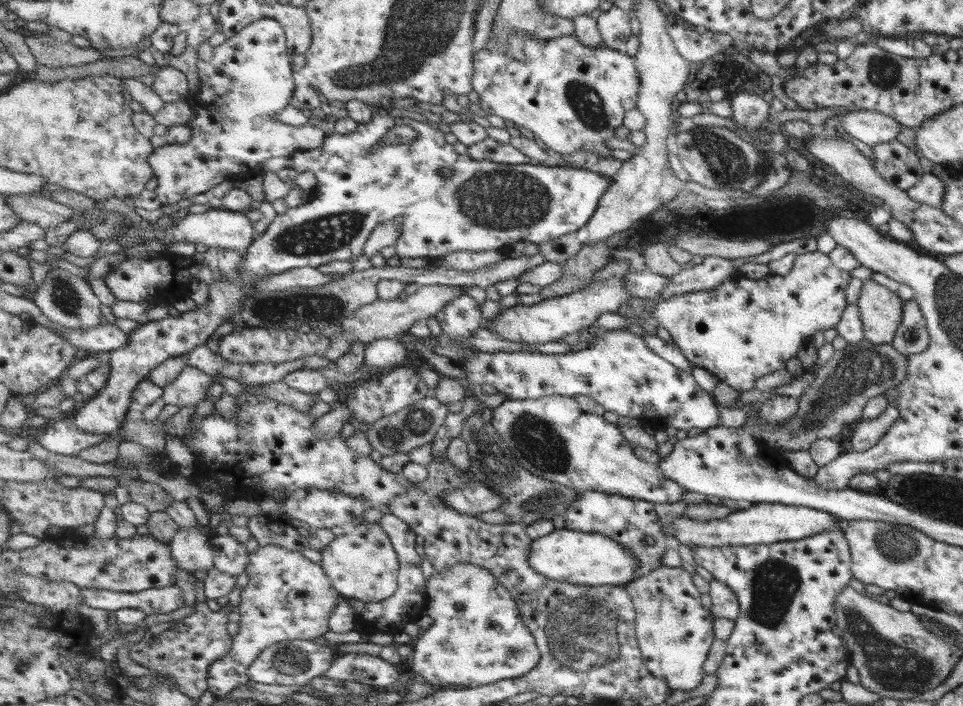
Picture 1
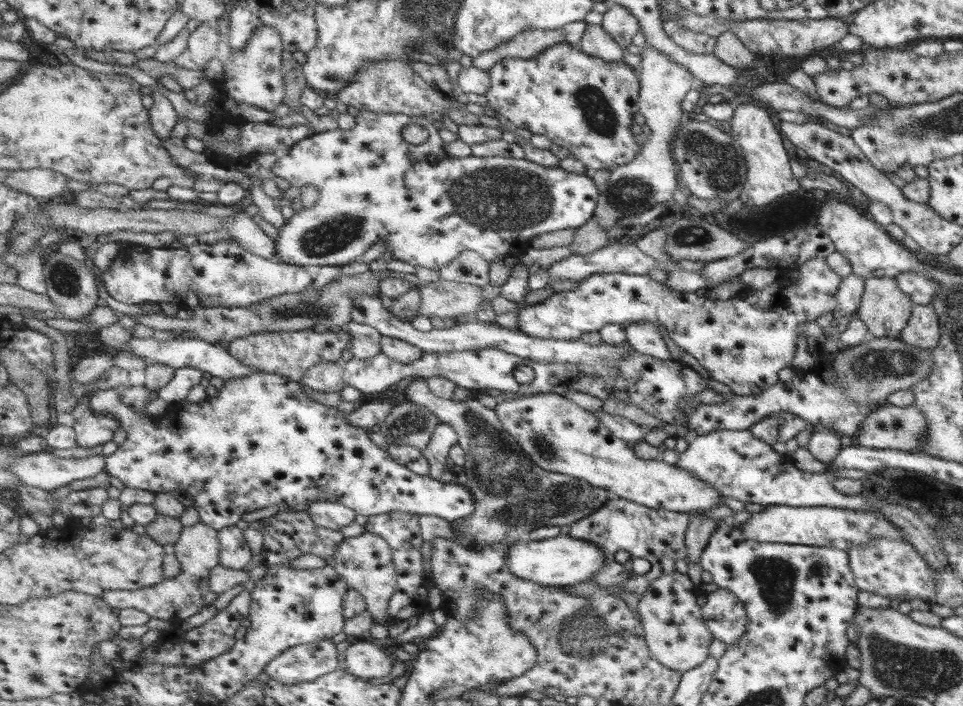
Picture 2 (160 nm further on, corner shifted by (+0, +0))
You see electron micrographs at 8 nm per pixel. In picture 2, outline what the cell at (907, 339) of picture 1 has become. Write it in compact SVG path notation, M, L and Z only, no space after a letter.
M912 304L905 326L899 331L900 340L905 344L922 349L932 349L939 338L935 311L931 305Z

